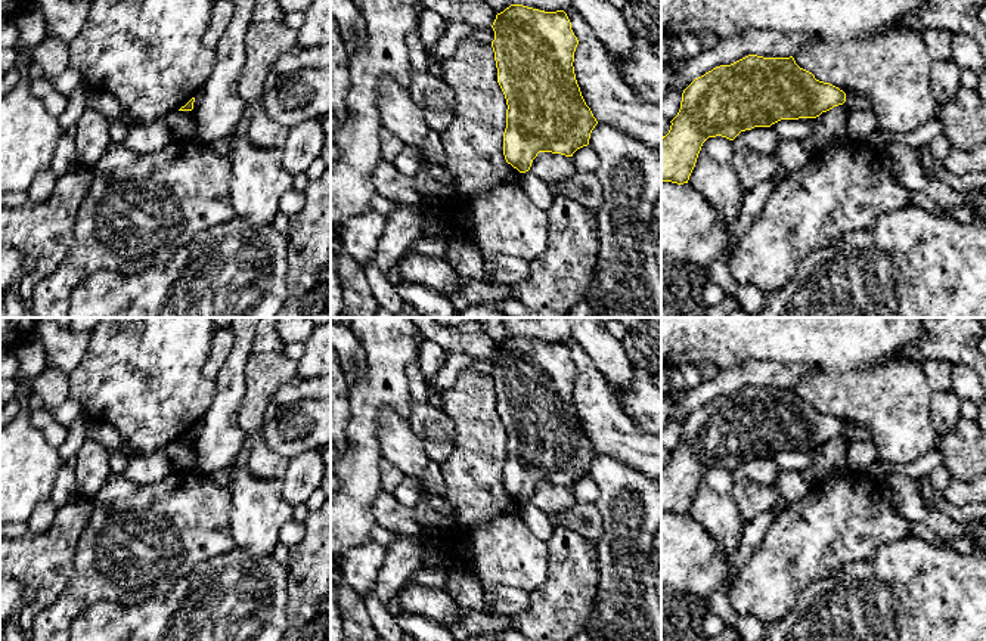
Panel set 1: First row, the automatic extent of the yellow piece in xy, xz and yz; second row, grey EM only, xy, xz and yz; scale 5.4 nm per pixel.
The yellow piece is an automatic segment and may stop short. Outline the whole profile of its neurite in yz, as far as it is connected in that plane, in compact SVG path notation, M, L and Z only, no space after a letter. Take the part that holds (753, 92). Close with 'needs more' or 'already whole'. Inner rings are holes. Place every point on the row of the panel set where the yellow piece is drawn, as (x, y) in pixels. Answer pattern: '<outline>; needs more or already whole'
M748 55L731 65L720 65L695 78L682 93L680 109L670 121L670 130L661 137L661 182L688 183L703 143L709 137L722 136L734 140L741 131L754 127L770 127L781 120L816 118L822 112L846 102L846 93L838 87L815 78L800 68L794 58L763 58Z; already whole

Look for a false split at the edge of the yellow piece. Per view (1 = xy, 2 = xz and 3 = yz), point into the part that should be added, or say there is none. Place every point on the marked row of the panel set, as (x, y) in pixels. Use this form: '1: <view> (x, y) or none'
1: none
2: none
3: none

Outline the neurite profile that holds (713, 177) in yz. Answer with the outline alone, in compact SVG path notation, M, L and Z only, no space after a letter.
M722 136L709 137L688 180L728 224L735 223L747 193L732 164L735 154L732 140Z

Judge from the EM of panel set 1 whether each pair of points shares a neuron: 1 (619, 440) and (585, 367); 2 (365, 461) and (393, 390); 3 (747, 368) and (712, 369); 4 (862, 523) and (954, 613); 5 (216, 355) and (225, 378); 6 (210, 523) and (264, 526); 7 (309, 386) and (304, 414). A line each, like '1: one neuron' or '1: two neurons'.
1: one neuron
2: one neuron
3: two neurons
4: two neurons
5: two neurons
6: two neurons
7: two neurons

